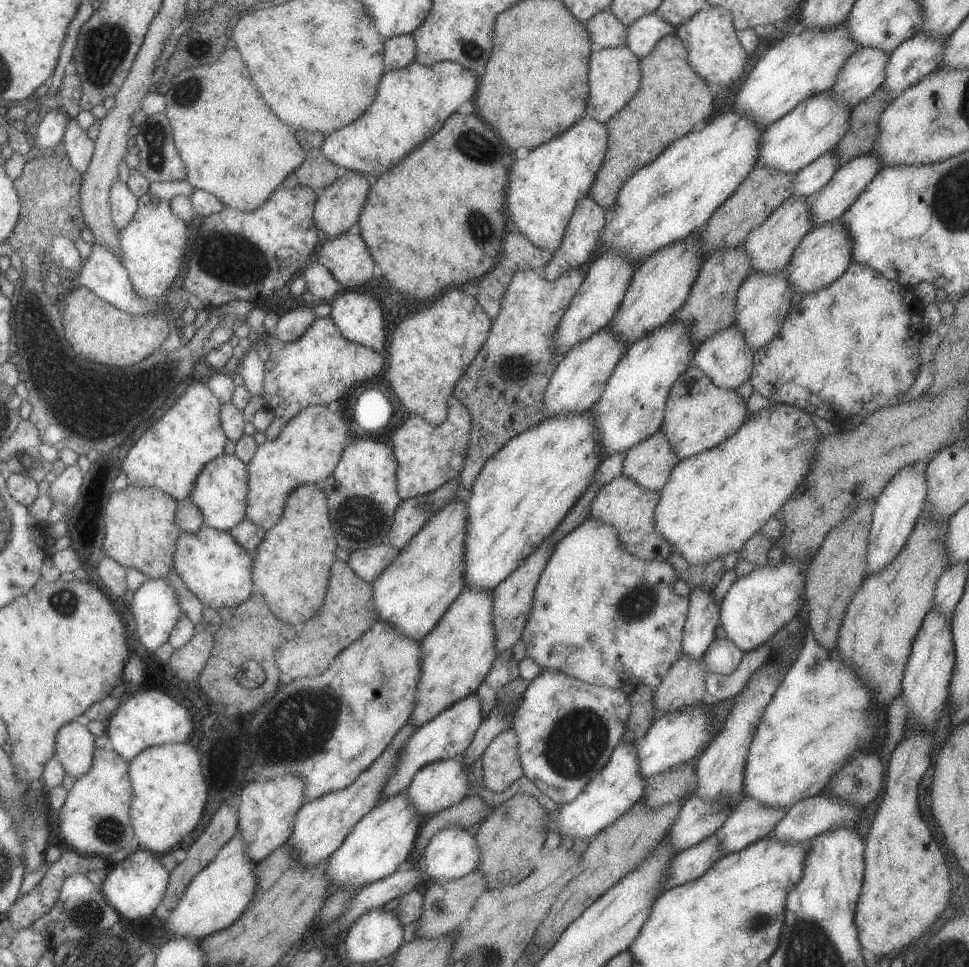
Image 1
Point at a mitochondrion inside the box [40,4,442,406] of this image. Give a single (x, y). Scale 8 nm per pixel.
(105, 48)

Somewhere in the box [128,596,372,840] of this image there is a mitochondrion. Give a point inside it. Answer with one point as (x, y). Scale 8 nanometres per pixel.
(297, 730)

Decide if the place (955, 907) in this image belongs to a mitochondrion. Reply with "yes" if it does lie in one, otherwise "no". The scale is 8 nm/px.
no

